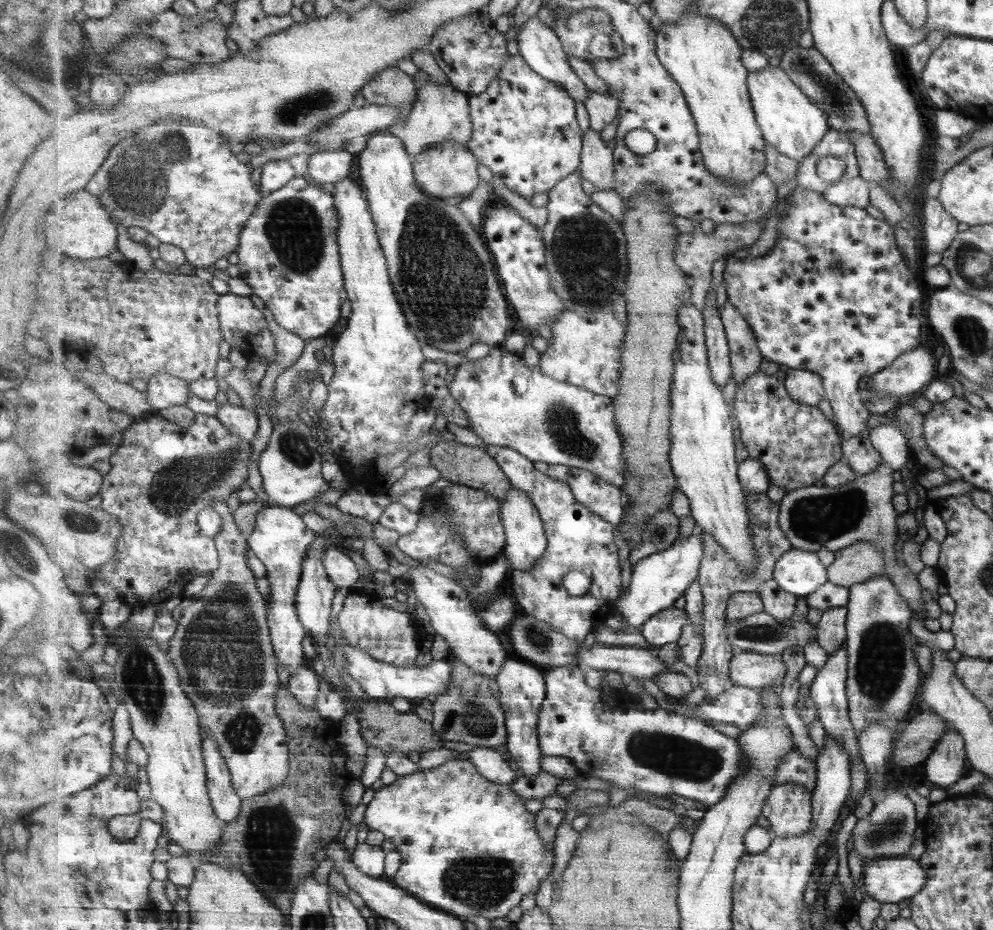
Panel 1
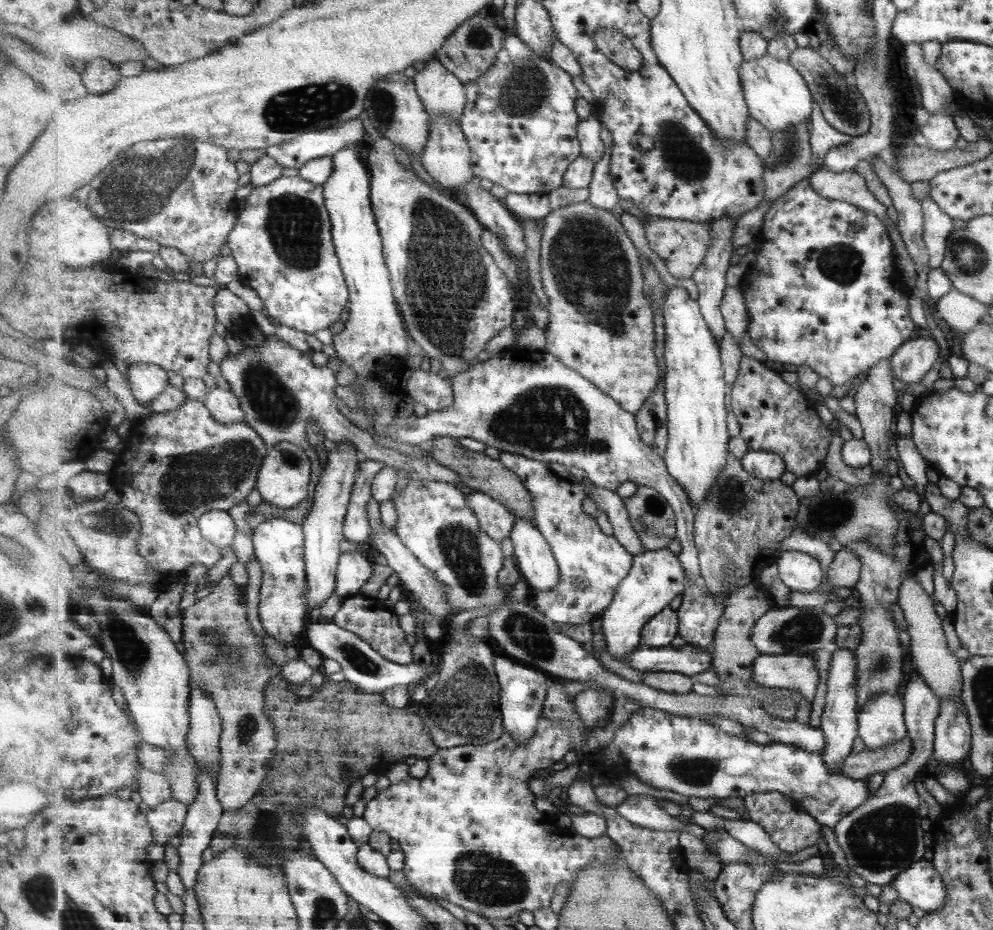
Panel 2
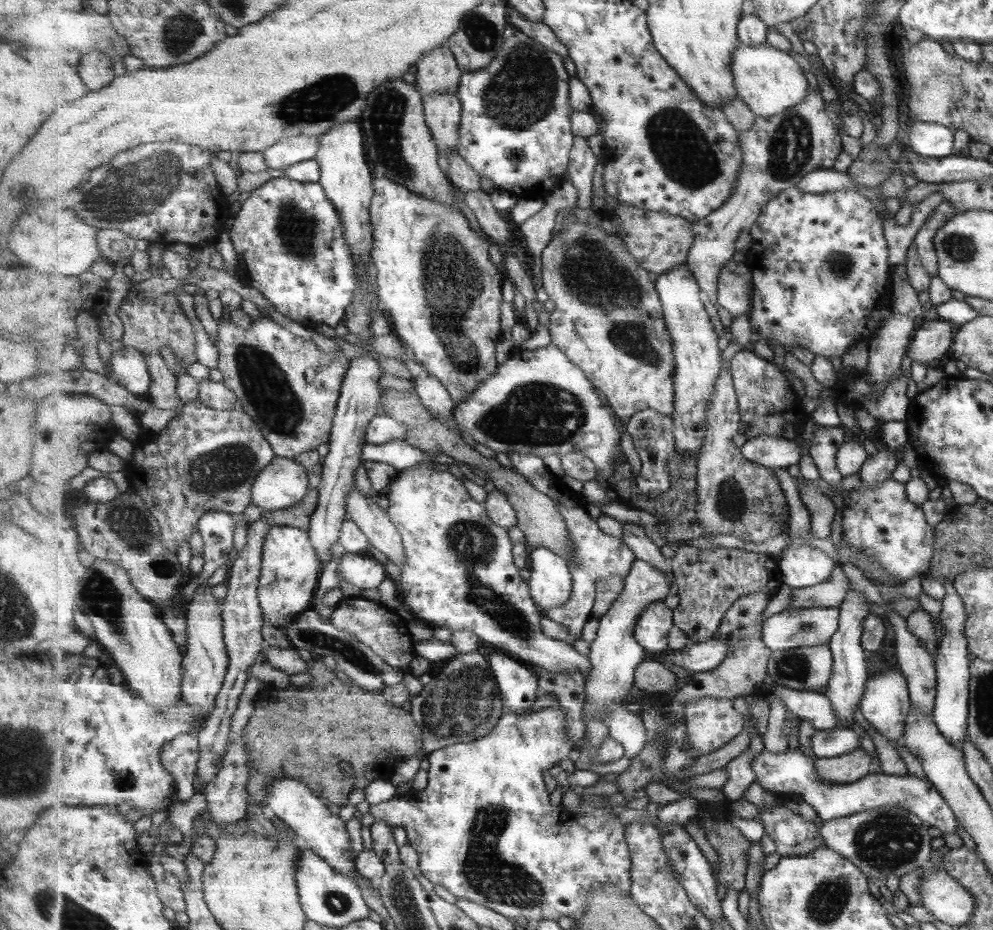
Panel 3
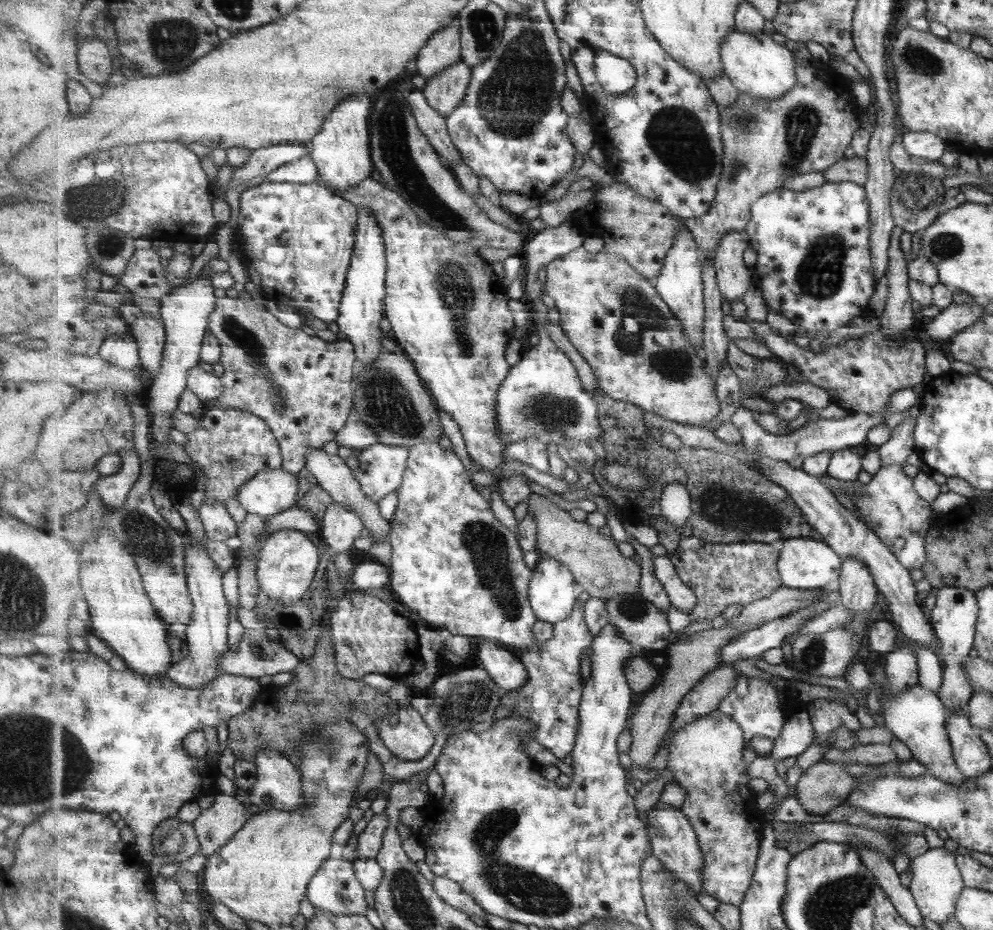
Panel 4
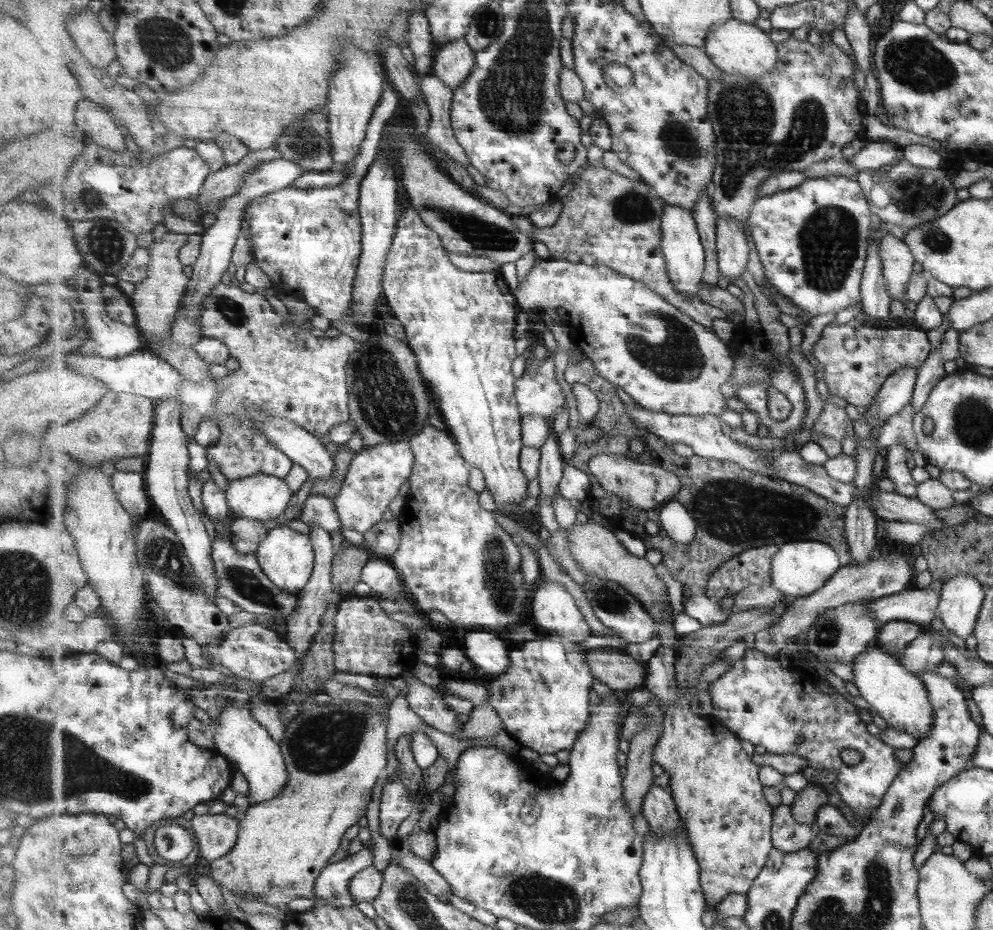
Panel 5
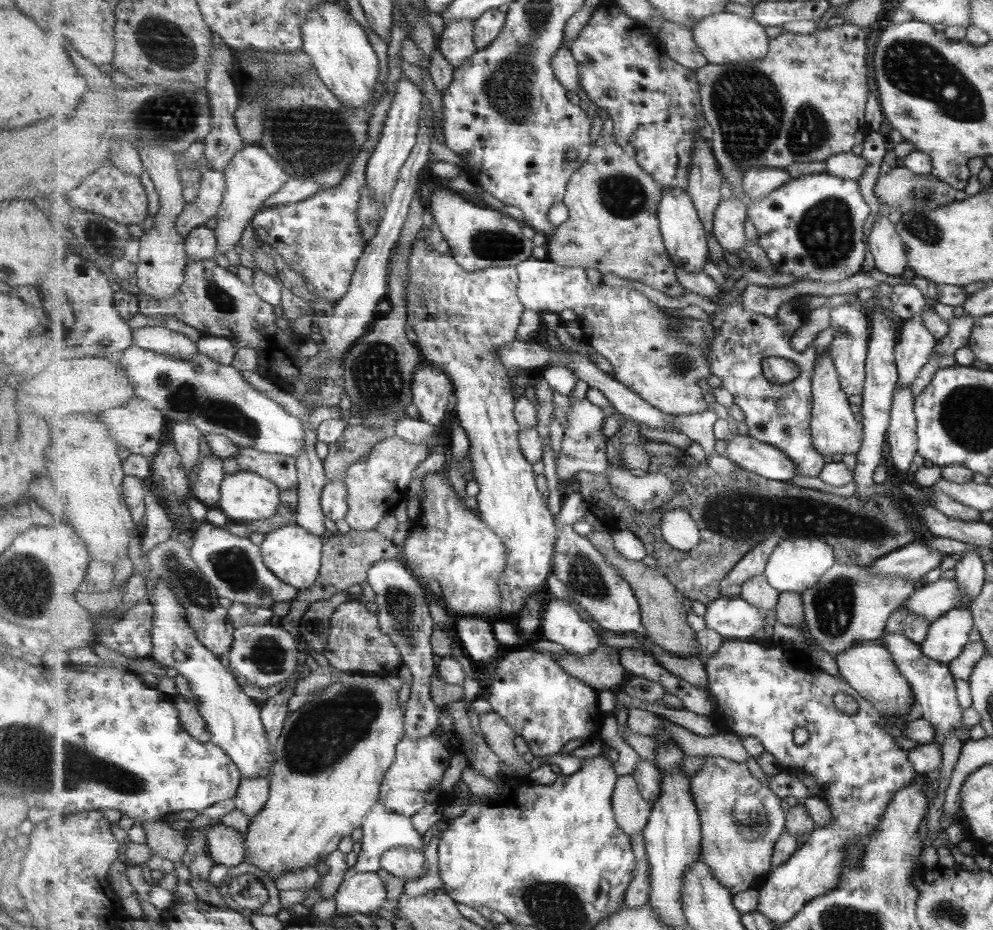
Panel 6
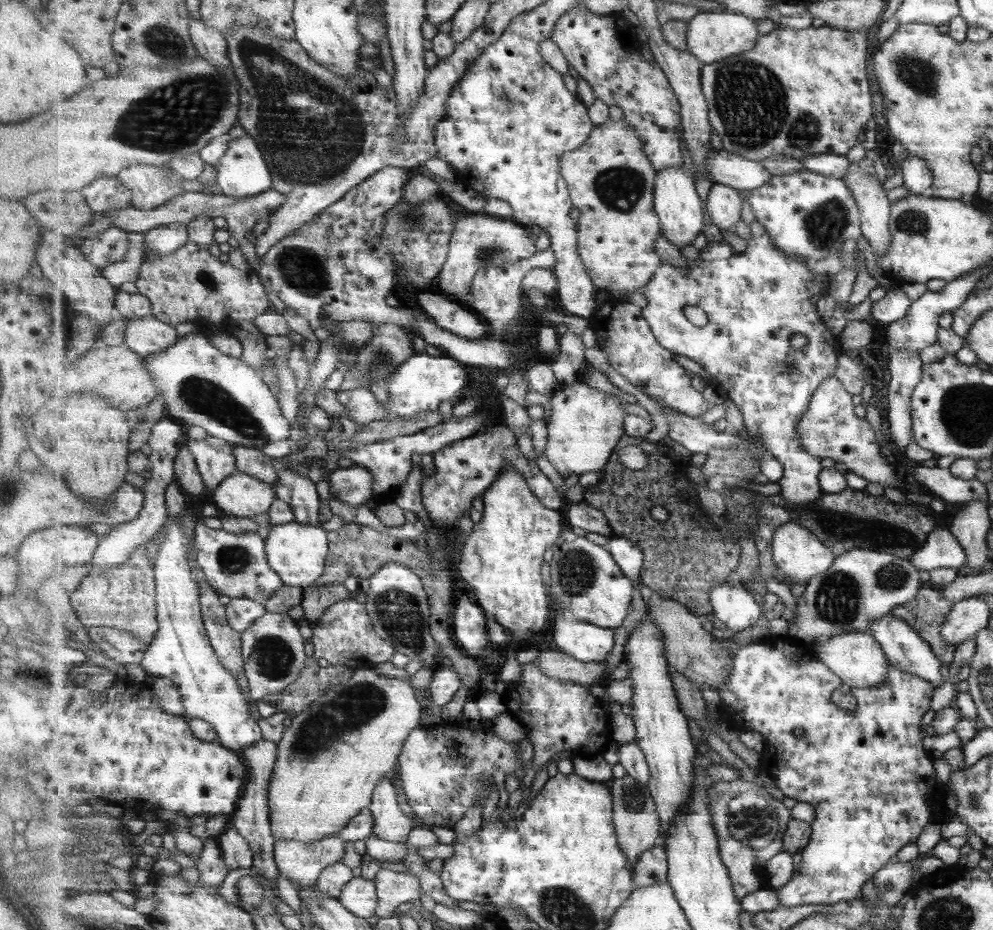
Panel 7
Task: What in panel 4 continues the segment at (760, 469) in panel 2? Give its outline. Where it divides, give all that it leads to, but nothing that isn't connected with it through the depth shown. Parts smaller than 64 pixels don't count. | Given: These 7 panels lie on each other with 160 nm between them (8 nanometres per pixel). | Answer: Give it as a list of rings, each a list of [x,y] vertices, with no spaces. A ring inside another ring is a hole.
[[[903,388],[891,395],[888,402],[888,408],[880,414],[864,414],[849,413],[842,419],[827,419],[820,417],[816,421],[803,424],[799,429],[792,433],[784,435],[770,434],[763,426],[759,426],[755,421],[755,415],[752,410],[748,410],[744,407],[739,407],[733,414],[731,421],[736,424],[739,430],[743,433],[742,442],[751,452],[758,452],[763,456],[769,458],[777,458],[779,460],[791,460],[791,458],[809,458],[809,456],[815,456],[819,452],[825,452],[825,450],[838,451],[841,449],[847,449],[849,446],[856,447],[861,444],[863,440],[866,440],[866,432],[869,427],[875,426],[879,423],[884,423],[887,416],[892,412],[901,412],[902,410],[908,410],[916,402],[916,395],[911,388]]]

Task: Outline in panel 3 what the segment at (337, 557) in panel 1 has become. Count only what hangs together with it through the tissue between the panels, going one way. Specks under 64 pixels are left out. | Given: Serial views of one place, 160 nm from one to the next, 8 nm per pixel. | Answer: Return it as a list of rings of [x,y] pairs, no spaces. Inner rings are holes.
[[[346,554],[341,558],[339,568],[344,580],[359,589],[378,589],[383,580],[389,578],[383,564],[371,558]]]

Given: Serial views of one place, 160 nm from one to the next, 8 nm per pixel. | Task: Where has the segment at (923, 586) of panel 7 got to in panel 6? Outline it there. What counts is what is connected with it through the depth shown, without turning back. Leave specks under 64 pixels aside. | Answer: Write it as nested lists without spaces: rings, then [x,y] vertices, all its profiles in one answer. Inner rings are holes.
[[[898,609],[889,615],[884,635],[901,635],[919,646],[927,636],[929,626],[925,618],[907,613],[905,609]]]

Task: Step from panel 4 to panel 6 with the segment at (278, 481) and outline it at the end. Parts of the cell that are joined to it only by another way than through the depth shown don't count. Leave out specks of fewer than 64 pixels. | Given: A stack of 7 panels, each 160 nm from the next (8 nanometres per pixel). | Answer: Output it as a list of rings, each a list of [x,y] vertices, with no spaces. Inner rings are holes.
[[[239,470],[222,482],[220,510],[243,522],[271,518],[277,514],[282,490],[261,474]]]

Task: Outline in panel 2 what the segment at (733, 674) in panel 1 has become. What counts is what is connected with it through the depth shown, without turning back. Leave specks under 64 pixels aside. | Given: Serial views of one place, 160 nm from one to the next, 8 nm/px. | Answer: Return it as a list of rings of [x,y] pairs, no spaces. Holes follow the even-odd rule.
[[[762,654],[753,663],[752,680],[769,688],[800,691],[811,702],[819,684],[819,670],[812,654]]]

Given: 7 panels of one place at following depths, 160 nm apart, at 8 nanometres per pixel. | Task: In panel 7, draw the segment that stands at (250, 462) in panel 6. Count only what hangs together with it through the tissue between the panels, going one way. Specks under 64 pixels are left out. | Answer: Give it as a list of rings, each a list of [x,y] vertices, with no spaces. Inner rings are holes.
[[[279,466],[274,488],[278,498],[293,507],[298,523],[311,526],[321,523],[317,486],[307,475]]]

